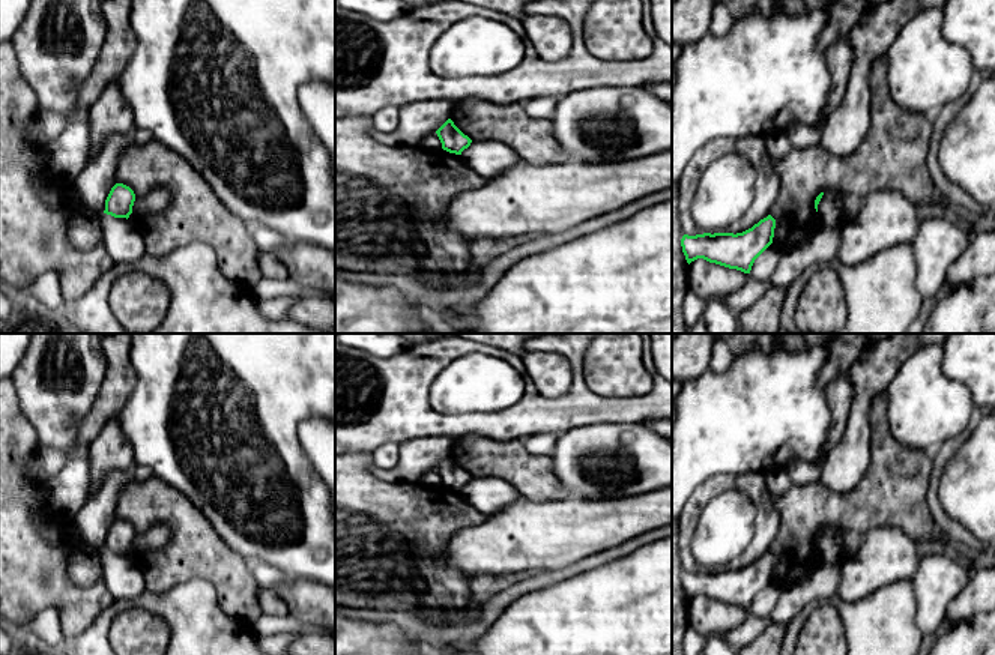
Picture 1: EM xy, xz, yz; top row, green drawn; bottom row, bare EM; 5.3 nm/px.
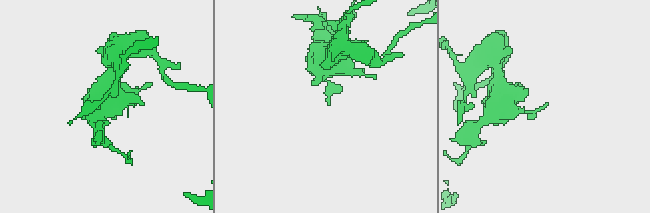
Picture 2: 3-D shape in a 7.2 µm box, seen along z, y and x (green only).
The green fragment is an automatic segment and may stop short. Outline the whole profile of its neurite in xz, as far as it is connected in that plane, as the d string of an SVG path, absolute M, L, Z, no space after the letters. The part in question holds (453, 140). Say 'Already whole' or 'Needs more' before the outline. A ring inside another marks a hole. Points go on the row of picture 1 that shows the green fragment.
Already whole. M448 119L436 134L442 143L442 149L449 153L461 155L461 152L472 143L472 140L464 135L451 119Z

